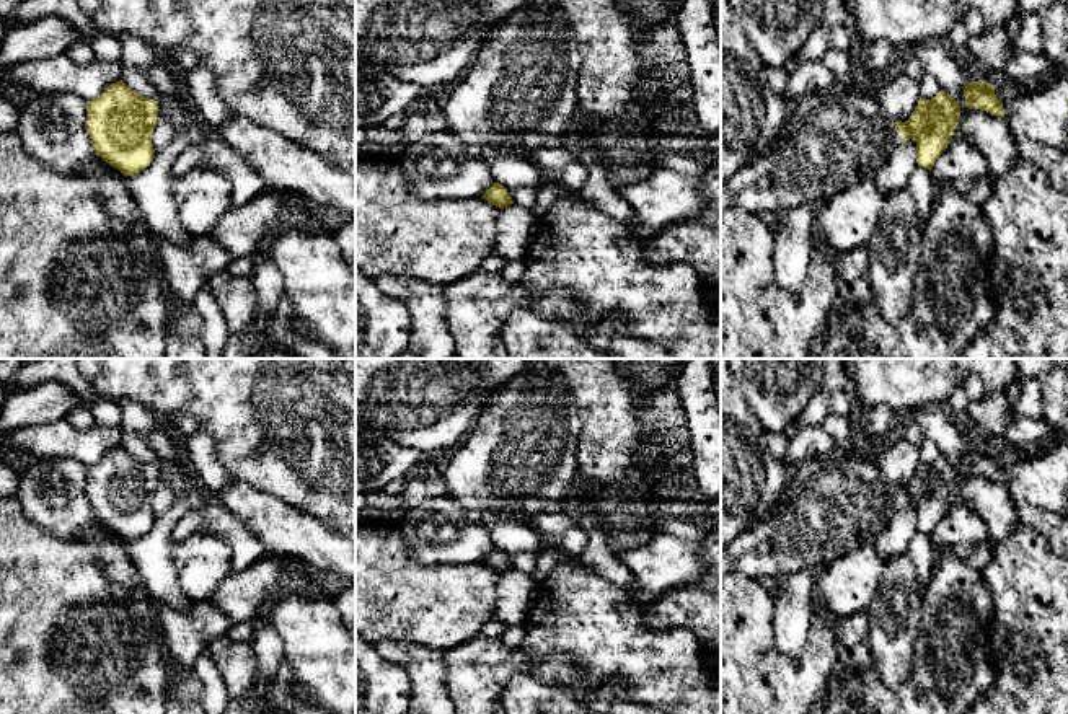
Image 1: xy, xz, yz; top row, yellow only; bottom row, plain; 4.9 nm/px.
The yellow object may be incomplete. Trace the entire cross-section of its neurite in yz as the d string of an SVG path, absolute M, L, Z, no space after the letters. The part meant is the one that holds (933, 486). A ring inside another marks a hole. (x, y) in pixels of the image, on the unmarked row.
M838 447L825 456L801 461L789 468L786 487L768 517L752 525L721 549L721 582L729 572L742 572L744 575L758 580L763 577L779 579L805 567L823 569L841 556L859 549L863 544L879 536L885 530L887 522L900 509L905 509L910 504L916 507L918 531L931 536L936 525L952 507L952 497L959 486L959 468L942 455L931 465L920 463L913 479L905 487L885 481L876 460L851 455L845 447Z

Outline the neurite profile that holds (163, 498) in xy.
M158 486L152 497L152 510L155 518L161 517L176 502L173 491L168 486Z

